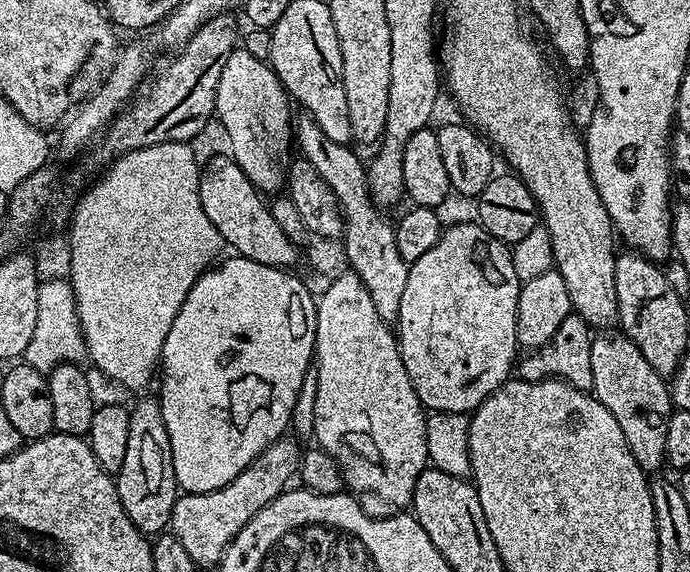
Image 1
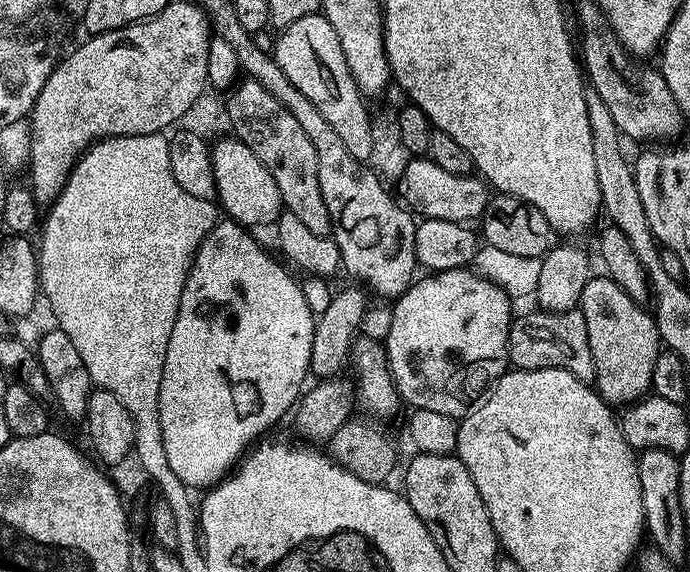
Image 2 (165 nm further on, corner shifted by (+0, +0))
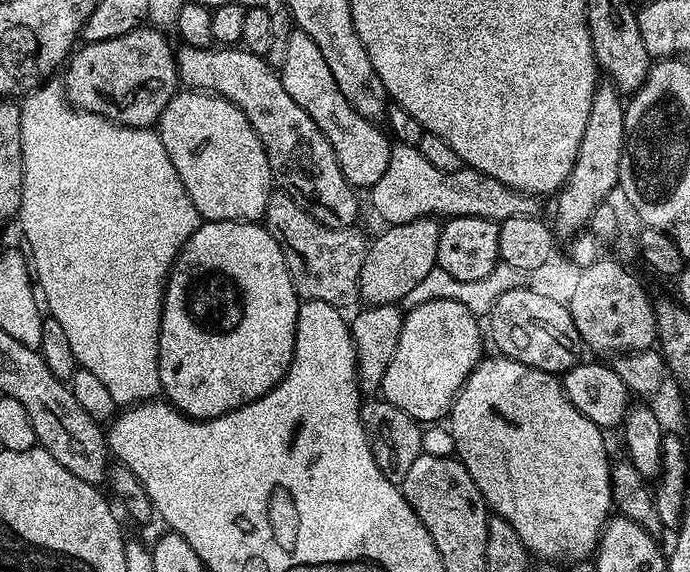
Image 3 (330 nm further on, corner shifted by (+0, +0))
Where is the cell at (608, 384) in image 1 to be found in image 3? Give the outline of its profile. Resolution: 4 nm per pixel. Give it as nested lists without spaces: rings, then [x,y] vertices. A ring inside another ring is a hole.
[[[597,258],[588,267],[581,267],[575,295],[567,306],[581,341],[596,352],[643,352],[657,343],[653,297],[648,297],[647,290],[616,260]]]

